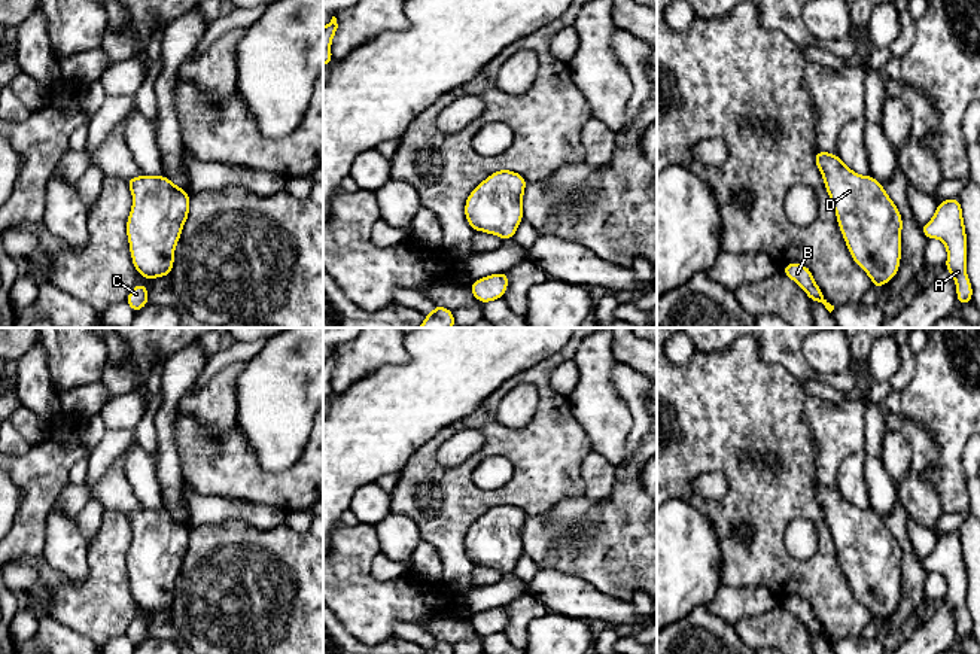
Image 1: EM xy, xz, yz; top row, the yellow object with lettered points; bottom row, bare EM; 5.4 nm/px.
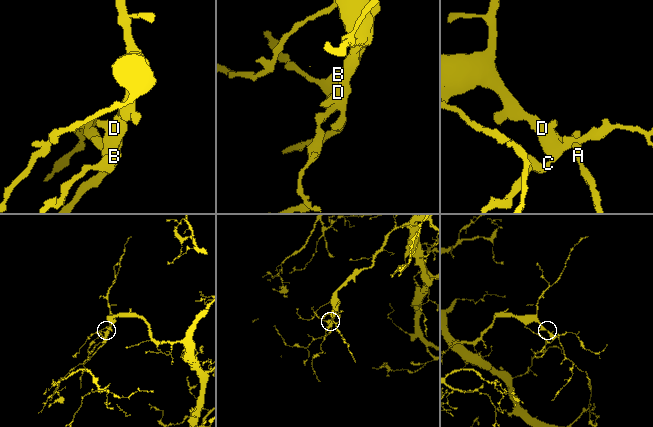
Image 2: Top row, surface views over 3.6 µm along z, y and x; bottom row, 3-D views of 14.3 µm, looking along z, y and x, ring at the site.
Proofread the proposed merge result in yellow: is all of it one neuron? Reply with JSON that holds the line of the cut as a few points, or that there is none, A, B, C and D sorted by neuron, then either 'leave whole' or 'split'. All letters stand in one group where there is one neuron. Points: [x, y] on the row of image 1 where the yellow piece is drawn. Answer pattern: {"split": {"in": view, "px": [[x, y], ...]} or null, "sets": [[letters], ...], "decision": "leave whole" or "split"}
{"split": null, "sets": [["A", "B", "C", "D"]], "decision": "leave whole"}

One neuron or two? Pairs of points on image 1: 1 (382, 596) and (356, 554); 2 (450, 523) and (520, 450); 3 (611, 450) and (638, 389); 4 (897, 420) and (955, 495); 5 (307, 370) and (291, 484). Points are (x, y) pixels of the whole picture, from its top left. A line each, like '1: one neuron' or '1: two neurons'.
1: one neuron
2: one neuron
3: two neurons
4: two neurons
5: two neurons

